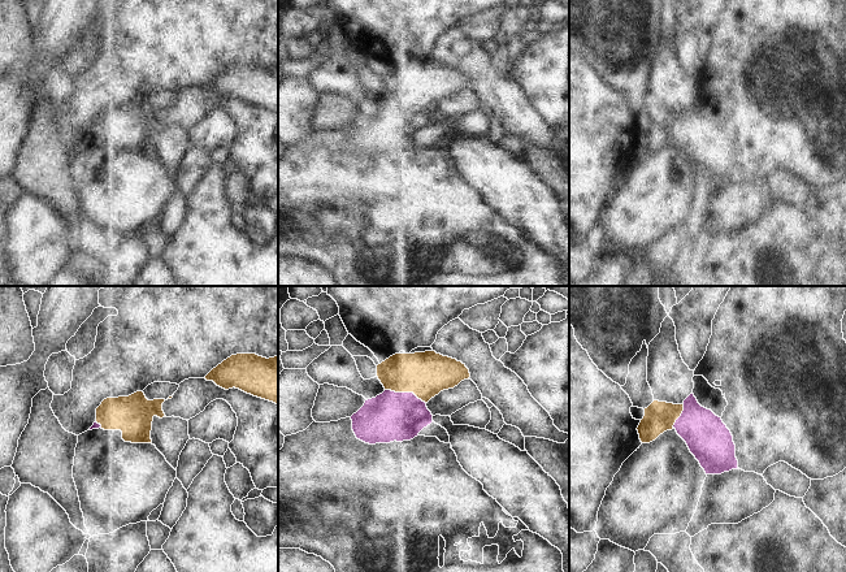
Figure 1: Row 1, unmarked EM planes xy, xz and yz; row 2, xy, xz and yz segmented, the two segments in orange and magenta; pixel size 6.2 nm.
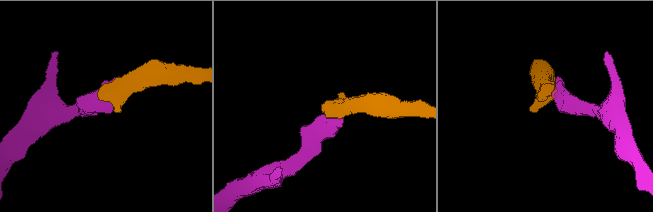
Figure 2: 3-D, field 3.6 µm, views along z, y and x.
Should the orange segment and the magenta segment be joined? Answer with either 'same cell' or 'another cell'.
same cell

